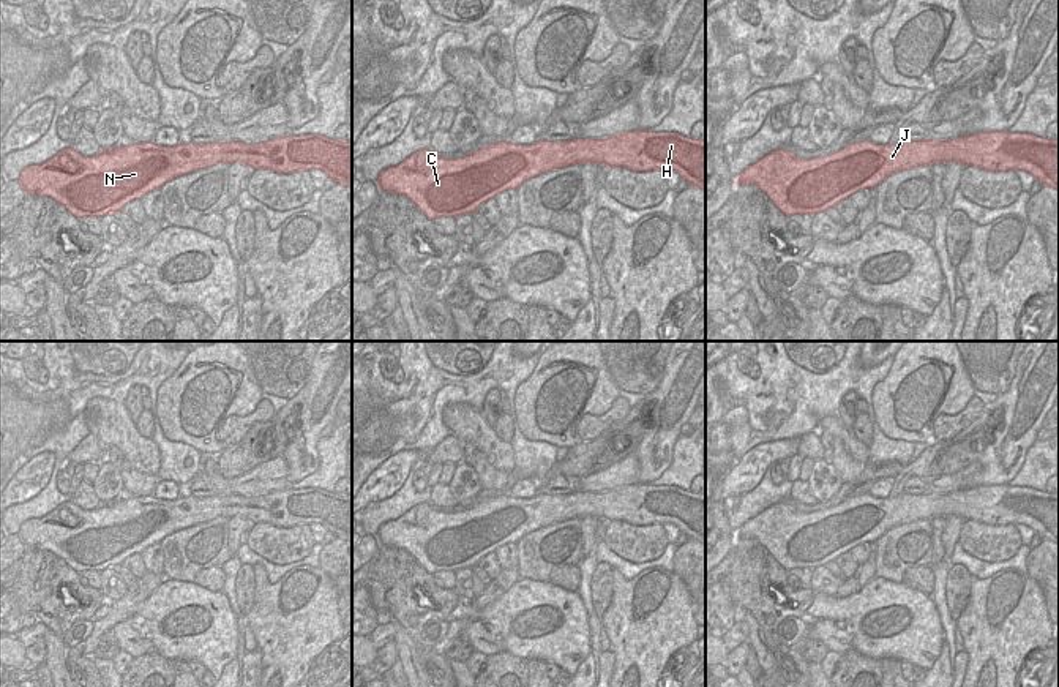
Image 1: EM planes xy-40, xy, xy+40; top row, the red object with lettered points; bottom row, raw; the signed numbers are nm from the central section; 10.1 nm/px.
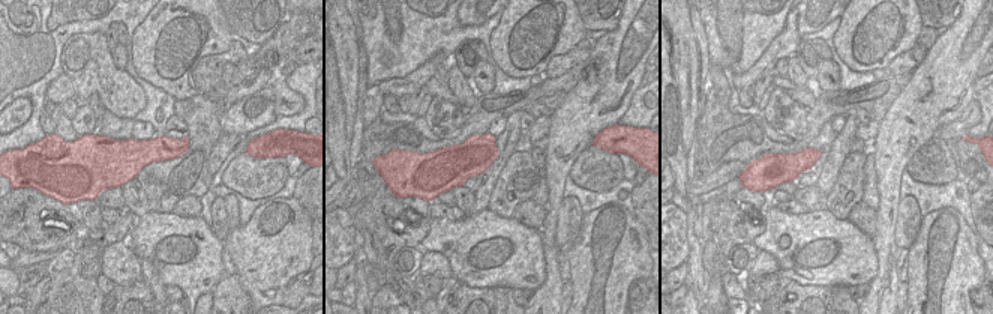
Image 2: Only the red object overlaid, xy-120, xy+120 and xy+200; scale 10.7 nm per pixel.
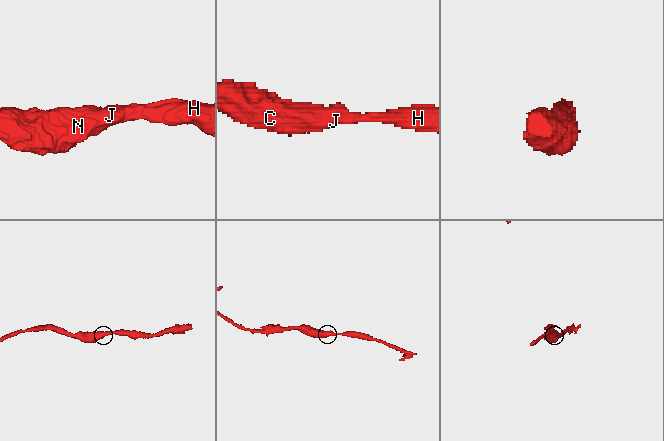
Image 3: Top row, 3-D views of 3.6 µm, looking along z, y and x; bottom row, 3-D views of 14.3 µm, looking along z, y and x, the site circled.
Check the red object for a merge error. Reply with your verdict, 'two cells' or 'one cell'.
one cell

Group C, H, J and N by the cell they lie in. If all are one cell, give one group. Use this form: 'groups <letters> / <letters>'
groups C H J N

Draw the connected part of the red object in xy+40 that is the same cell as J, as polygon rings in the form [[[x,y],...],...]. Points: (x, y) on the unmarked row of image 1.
[[[1008,485],[885,499],[860,494],[811,513],[778,502],[735,529],[734,542],[756,539],[786,572],[816,569],[860,543],[876,542],[892,527],[949,515],[988,526],[1024,524],[1059,545],[1059,493]]]

